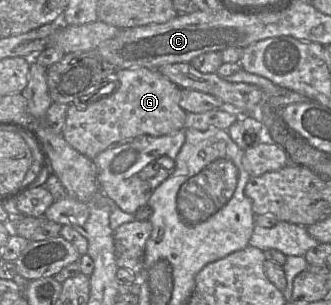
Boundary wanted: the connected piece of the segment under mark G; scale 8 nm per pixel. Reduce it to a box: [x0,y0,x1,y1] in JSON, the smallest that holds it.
[61,67,187,160]

